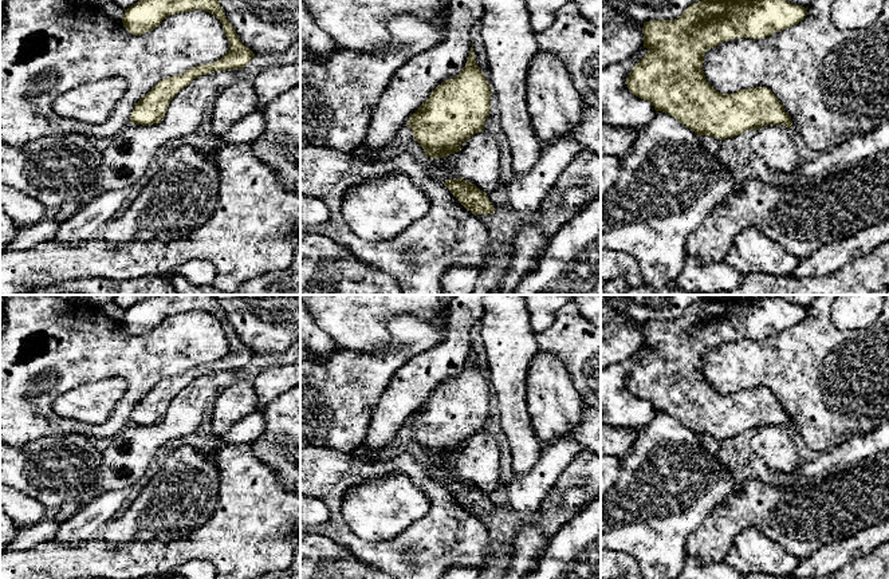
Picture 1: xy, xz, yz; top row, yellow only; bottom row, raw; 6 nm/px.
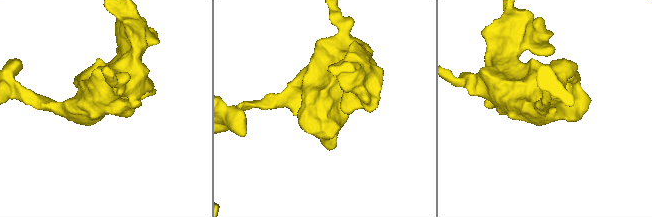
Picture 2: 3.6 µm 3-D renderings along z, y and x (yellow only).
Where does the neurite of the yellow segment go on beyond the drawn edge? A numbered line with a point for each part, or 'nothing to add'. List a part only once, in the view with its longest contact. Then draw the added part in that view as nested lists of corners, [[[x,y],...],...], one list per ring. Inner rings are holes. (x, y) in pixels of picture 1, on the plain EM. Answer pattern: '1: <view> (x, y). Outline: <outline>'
nothing to add

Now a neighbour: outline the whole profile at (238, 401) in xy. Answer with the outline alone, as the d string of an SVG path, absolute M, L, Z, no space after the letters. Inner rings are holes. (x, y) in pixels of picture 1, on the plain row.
M243 378L221 391L213 405L212 430L220 438L248 414L261 410L252 378Z

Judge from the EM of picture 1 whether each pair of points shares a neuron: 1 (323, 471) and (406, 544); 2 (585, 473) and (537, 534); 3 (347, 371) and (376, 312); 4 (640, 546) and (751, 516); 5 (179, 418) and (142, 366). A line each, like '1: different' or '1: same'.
1: same
2: same
3: different
4: different
5: different

